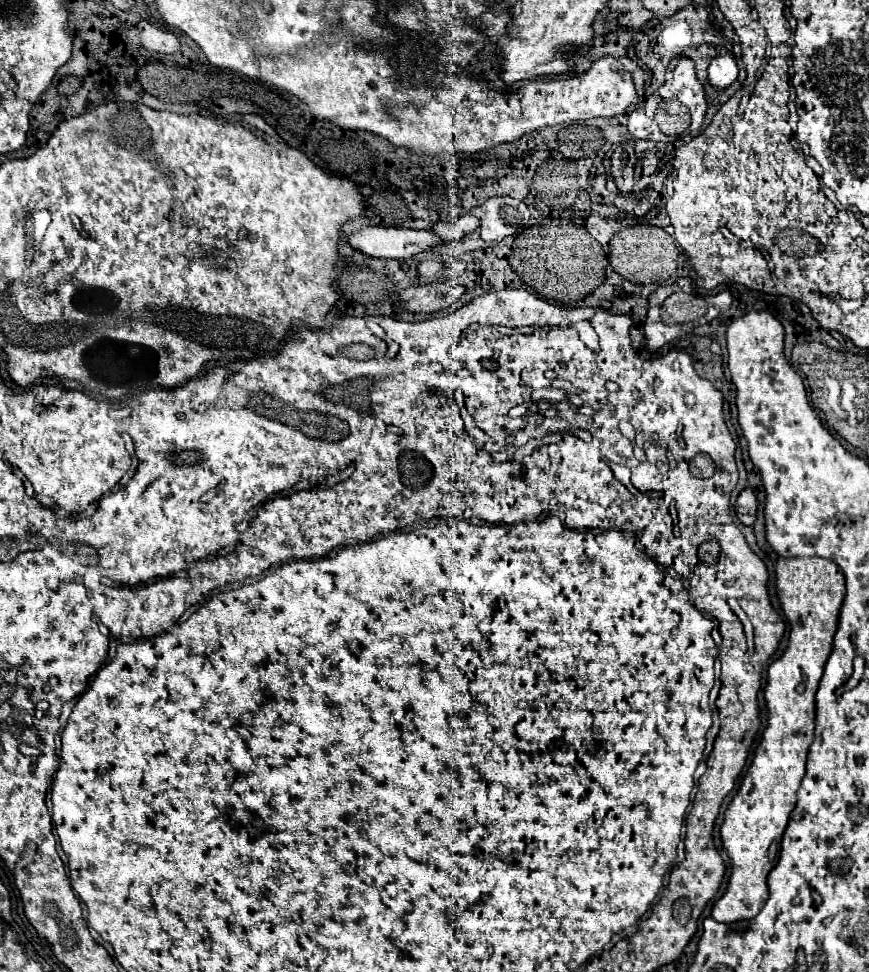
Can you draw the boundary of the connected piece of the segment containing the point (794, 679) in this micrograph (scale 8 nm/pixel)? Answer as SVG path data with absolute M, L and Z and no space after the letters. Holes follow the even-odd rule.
M779 558L775 574L777 594L785 618L791 624L791 634L783 656L767 670L767 728L737 794L725 810L725 822L721 826L723 848L733 866L727 892L715 902L711 916L725 924L753 920L769 898L767 874L779 860L781 836L787 828L789 814L797 802L799 784L805 776L807 752L815 728L815 692L833 648L839 610L845 598L845 576L835 562L825 558ZM799 684L805 686L801 694L797 694Z

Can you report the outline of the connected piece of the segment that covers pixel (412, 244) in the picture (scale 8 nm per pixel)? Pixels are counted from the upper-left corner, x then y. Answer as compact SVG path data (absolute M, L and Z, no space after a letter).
M363 228L349 238L355 250L373 258L411 258L419 252L441 244L443 240L431 230L407 228Z

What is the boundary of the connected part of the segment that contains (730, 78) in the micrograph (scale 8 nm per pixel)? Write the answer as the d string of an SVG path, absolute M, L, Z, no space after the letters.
M731 52L727 54L721 54L717 58L711 60L709 64L709 84L715 88L715 90L725 90L729 88L735 80L737 80L737 64L735 64L735 58Z

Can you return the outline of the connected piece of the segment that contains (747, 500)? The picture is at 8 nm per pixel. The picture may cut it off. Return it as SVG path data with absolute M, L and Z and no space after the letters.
M745 488L737 502L735 502L735 512L737 512L737 518L745 524L745 526L751 526L755 522L755 514L757 514L757 498L753 494L751 488Z

